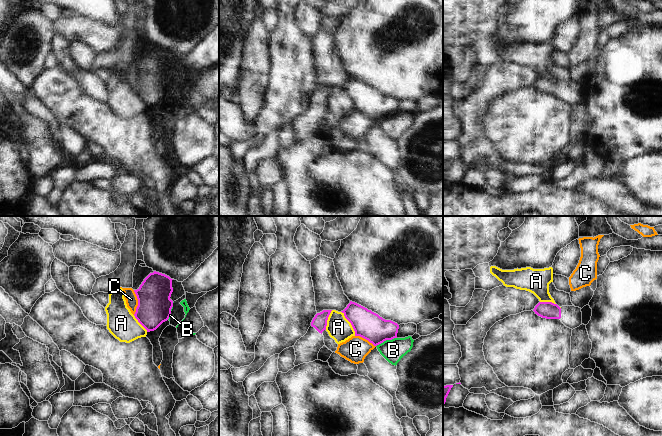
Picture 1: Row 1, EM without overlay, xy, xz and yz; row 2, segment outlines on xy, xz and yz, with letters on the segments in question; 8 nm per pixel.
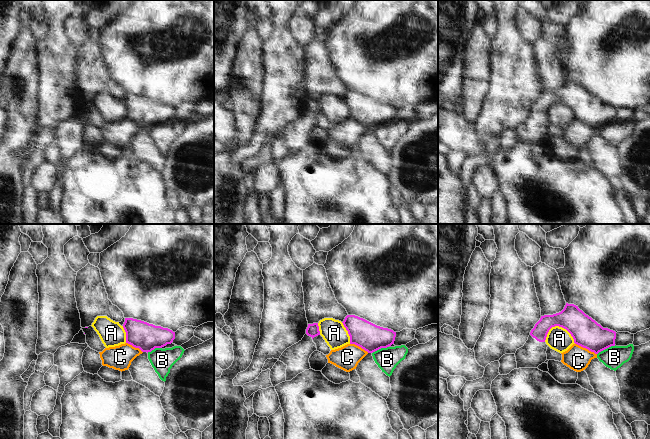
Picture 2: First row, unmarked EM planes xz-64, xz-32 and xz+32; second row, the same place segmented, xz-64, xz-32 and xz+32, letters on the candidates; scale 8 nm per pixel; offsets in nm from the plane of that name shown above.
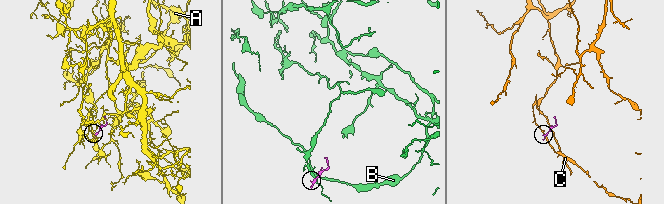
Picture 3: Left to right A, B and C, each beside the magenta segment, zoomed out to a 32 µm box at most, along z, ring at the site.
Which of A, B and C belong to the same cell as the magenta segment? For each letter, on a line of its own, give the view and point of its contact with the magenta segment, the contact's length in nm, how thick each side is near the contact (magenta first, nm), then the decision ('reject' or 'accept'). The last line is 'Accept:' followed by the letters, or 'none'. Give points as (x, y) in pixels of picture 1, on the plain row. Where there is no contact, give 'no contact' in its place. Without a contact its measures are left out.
A: contact xz (350, 98); length 240 nm; calibres 220 and 190 nm; reject
B: contact xz (386, 115); length 180 nm; calibres 220 and 180 nm; reject
C: contact xy (138, 78); length 200 nm; calibres 280 and 100 nm; reject
Accept: none

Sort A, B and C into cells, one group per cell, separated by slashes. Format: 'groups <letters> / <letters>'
groups A / B / C

